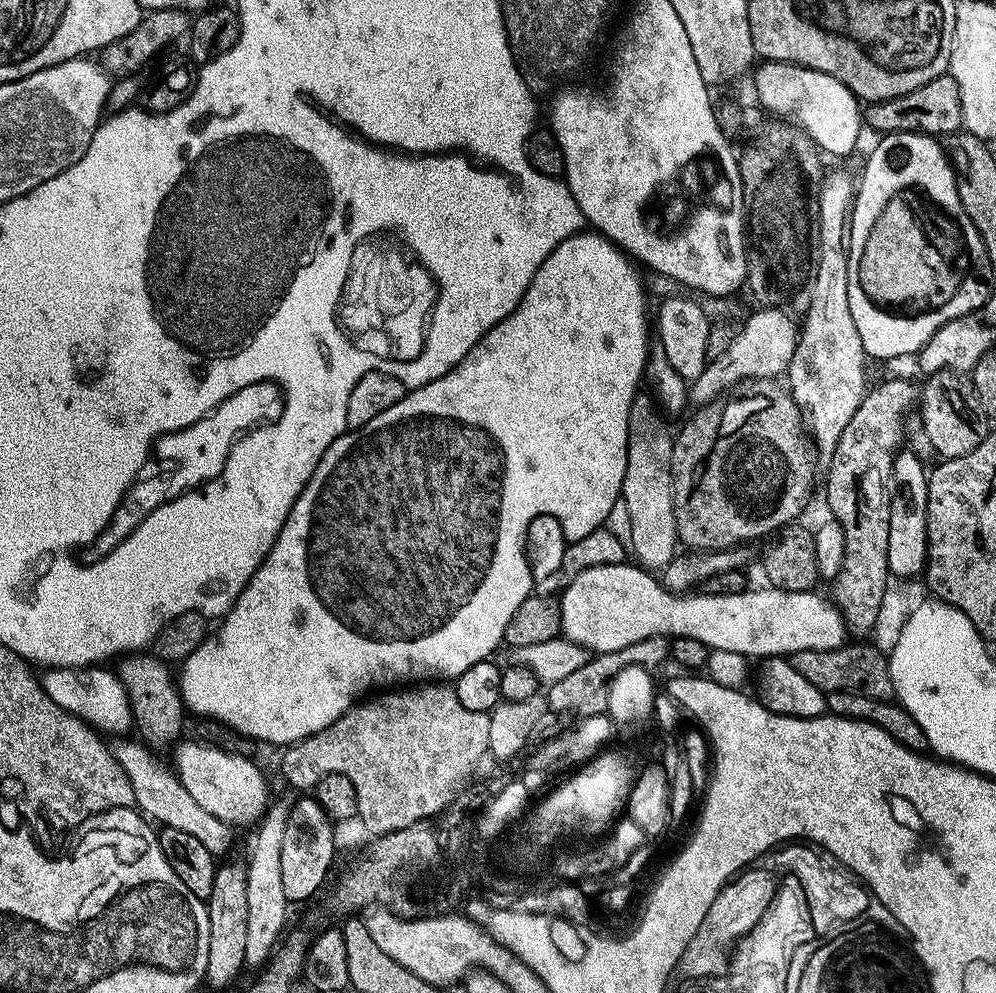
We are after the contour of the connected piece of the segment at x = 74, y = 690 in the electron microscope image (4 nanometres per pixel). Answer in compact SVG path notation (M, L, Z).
M108 666L48 668L45 673L42 676L44 689L50 698L54 698L54 702L58 702L58 706L62 706L62 710L71 712L104 734L128 734L133 731L134 721L128 694L113 669L111 672Z

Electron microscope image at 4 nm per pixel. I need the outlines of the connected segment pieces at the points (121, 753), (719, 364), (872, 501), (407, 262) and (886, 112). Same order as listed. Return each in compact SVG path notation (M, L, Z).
M116 738L111 741L110 747L114 758L126 771L127 777L131 779L134 787L135 807L151 821L167 827L185 831L186 834L197 838L206 850L217 858L222 858L232 846L231 825L222 822L209 814L198 802L191 797L190 792L182 786L180 779L173 771L162 768L155 760L155 756L147 745L141 741L128 740L132 738Z
M764 306L741 325L730 344L730 349L721 358L709 361L702 374L689 385L689 399L695 404L712 401L724 390L728 391L737 384L756 378L776 378L783 375L793 358L798 339L798 326L794 324L785 309Z
M883 379L883 383L878 385L876 389L865 391L863 402L860 404L858 410L854 412L853 418L846 424L842 434L839 435L838 442L835 447L831 449L830 464L828 466L828 474L826 476L826 502L831 512L829 514L841 527L843 536L845 538L845 552L843 552L843 562L841 568L833 579L831 597L833 603L839 609L841 616L844 619L845 627L852 633L864 634L871 633L878 619L878 610L881 609L882 596L886 593L886 588L890 581L890 573L888 571L888 559L886 558L886 546L890 546L890 498L892 497L892 463L896 457L897 452L901 451L904 440L904 415L908 412L908 407L915 405L918 400L918 388L911 380L898 379Z
M364 238L357 243L340 295L338 323L349 337L355 338L375 356L387 360L419 360L426 348L428 318L432 314L432 307L436 305L438 289L432 275L410 258L399 243L396 244L391 244L388 238Z
M948 74L932 79L925 86L898 98L871 103L864 112L864 122L877 133L922 133L935 137L947 136L961 129L960 94L957 82Z

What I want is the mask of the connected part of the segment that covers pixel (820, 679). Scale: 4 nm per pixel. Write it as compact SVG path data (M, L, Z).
M848 642L843 648L830 650L798 650L791 653L790 663L794 670L798 670L802 677L825 694L846 690L875 700L893 699L887 655L880 652L872 642L866 642L866 644Z

